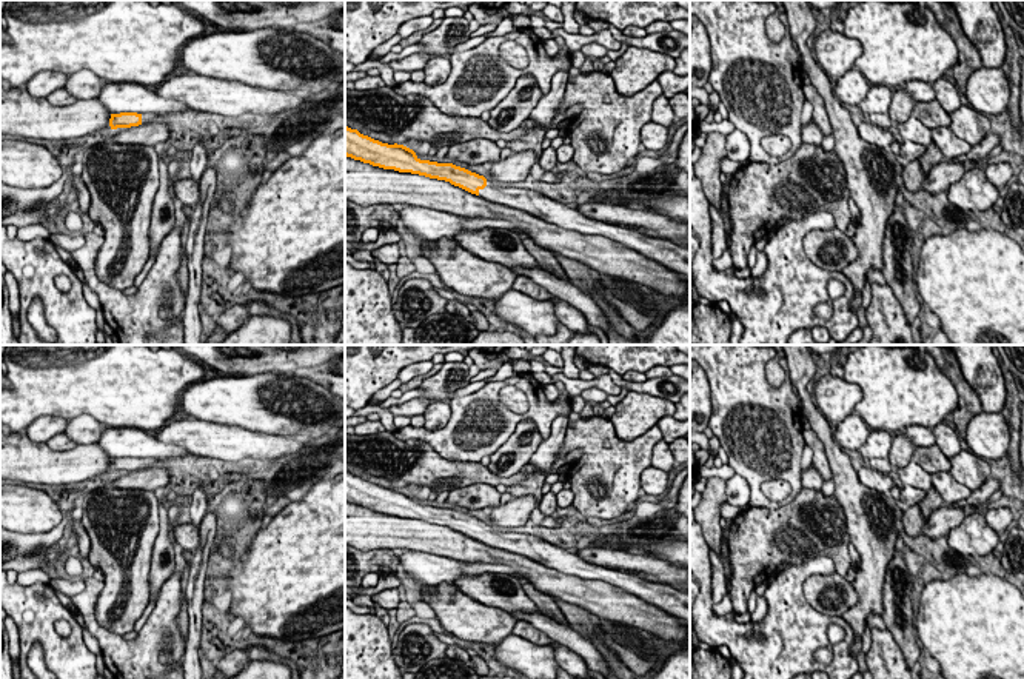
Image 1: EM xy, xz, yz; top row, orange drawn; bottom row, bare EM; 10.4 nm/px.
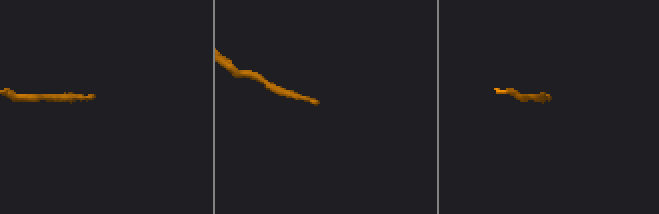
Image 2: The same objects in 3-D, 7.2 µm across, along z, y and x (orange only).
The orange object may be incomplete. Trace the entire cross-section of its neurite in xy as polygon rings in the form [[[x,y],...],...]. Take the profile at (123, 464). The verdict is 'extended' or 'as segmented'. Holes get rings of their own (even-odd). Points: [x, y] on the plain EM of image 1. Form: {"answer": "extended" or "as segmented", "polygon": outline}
{"answer": "extended", "polygon": [[[137,457],[111,459],[109,471],[111,474],[131,473],[156,467],[156,462],[157,462],[156,459],[137,459]]]}

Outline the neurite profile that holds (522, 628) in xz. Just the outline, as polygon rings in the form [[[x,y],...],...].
[[[517,620],[513,634],[520,636],[536,645],[551,645],[554,641],[550,639],[545,633],[540,630],[534,628],[531,624],[525,620]]]

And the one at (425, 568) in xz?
[[[407,550],[403,554],[397,556],[397,559],[407,576],[420,585],[434,587],[443,582],[454,584],[462,574],[479,576],[485,573],[508,574],[527,582],[524,574],[519,574],[508,565],[502,564],[463,562],[414,550]]]

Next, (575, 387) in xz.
[[[561,374],[561,382],[565,385],[567,393],[571,397],[581,396],[585,390],[597,388],[608,396],[619,396],[621,386],[617,386],[608,374],[596,377],[593,380],[570,379]]]

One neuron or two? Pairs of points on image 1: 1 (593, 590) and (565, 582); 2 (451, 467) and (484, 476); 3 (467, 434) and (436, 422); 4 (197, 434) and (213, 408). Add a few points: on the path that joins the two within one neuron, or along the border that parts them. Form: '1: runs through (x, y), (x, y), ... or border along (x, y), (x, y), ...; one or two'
1: runs through (587, 590), (572, 588); one
2: runs through (459, 470), (476, 473); one
3: border along (450, 404), (450, 419), (442, 427), (422, 427); two
4: border along (191, 418), (239, 425), (242, 428); two

